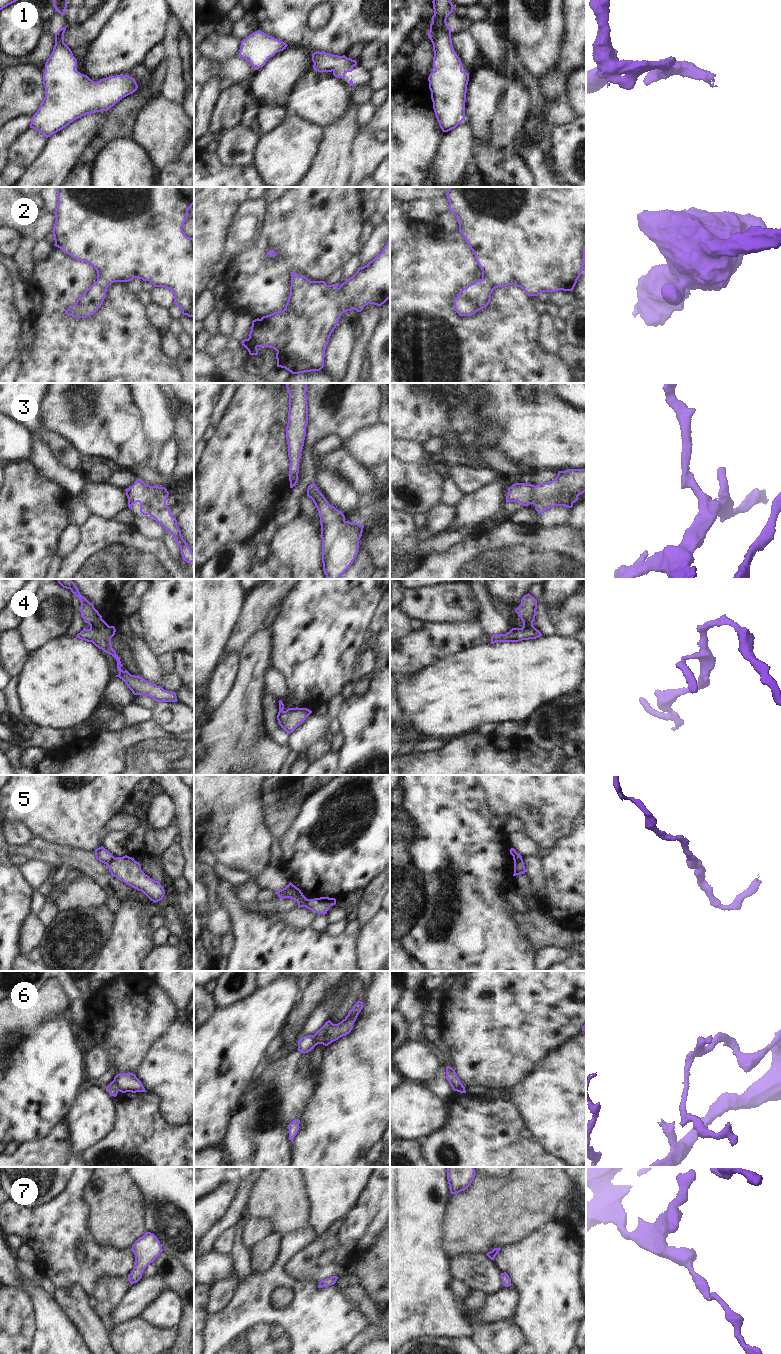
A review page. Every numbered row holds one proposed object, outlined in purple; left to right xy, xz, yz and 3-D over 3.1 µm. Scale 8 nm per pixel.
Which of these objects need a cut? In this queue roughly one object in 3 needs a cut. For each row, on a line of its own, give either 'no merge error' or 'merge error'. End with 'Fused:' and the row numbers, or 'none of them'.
1: no merge error
2: no merge error
3: no merge error
4: no merge error
5: merge error
6: merge error
7: no merge error
Fused: 5, 6

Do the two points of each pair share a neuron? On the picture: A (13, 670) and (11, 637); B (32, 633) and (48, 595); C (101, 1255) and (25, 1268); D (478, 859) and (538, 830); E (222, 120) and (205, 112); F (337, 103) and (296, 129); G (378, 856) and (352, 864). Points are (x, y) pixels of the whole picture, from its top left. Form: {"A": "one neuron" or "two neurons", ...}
{"A": "one neuron", "B": "one neuron", "C": "two neurons", "D": "two neurons", "E": "two neurons", "F": "two neurons", "G": "one neuron"}

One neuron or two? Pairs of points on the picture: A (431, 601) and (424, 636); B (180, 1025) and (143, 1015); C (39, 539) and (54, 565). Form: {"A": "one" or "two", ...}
{"A": "two", "B": "two", "C": "two"}

